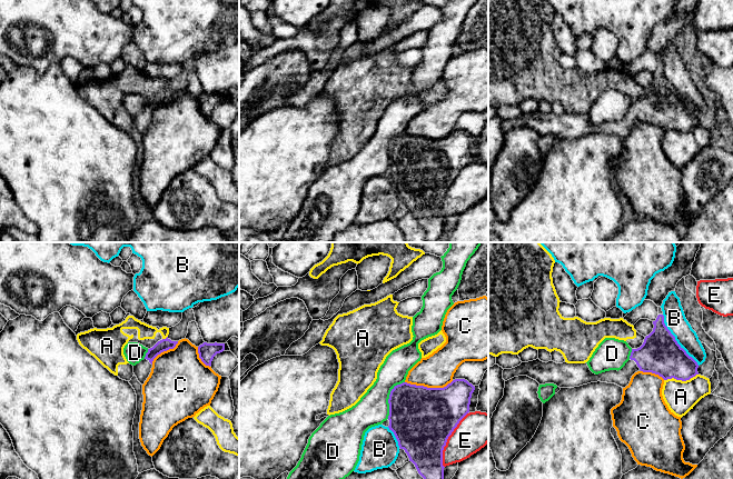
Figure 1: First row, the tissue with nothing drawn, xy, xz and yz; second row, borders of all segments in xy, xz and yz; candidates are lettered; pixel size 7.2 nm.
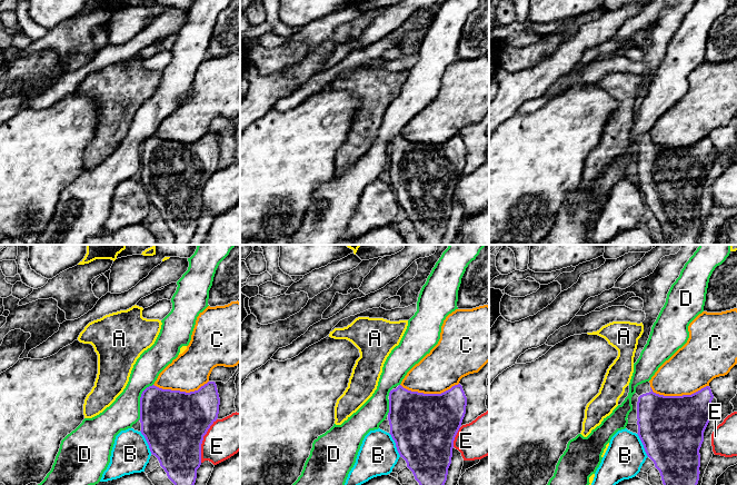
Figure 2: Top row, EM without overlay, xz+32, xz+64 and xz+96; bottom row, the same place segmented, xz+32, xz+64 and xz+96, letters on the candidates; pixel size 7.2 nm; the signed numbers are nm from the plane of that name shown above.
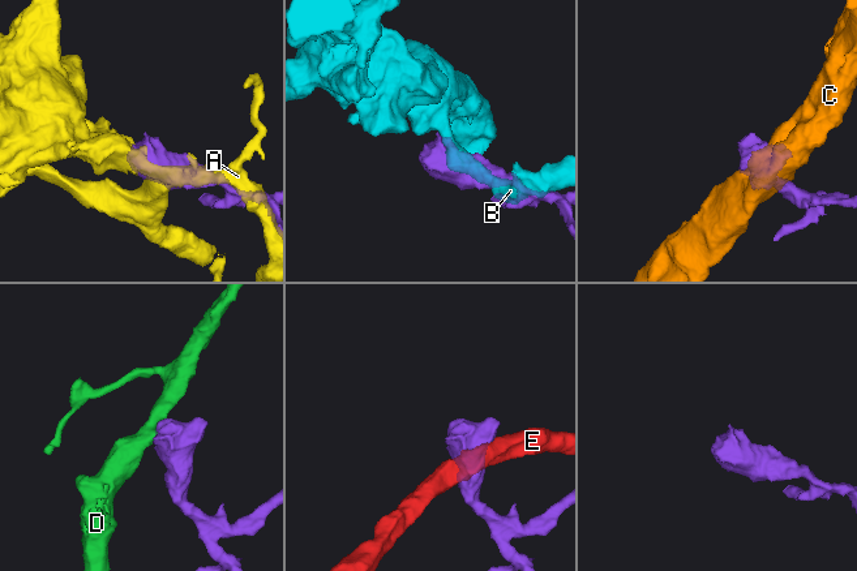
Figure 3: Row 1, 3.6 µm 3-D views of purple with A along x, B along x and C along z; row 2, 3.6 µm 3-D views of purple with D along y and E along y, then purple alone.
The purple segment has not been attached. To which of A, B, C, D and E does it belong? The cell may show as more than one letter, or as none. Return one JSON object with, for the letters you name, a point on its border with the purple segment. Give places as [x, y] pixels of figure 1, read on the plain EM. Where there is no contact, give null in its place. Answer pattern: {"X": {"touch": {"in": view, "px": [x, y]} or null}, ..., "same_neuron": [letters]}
{"same_neuron": []}

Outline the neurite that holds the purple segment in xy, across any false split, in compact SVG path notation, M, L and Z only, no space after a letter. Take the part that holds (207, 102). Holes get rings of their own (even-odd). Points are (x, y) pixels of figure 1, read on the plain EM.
M204 93L198 98L199 109L206 117L211 117L211 112L217 104L225 101L225 94L207 94Z

